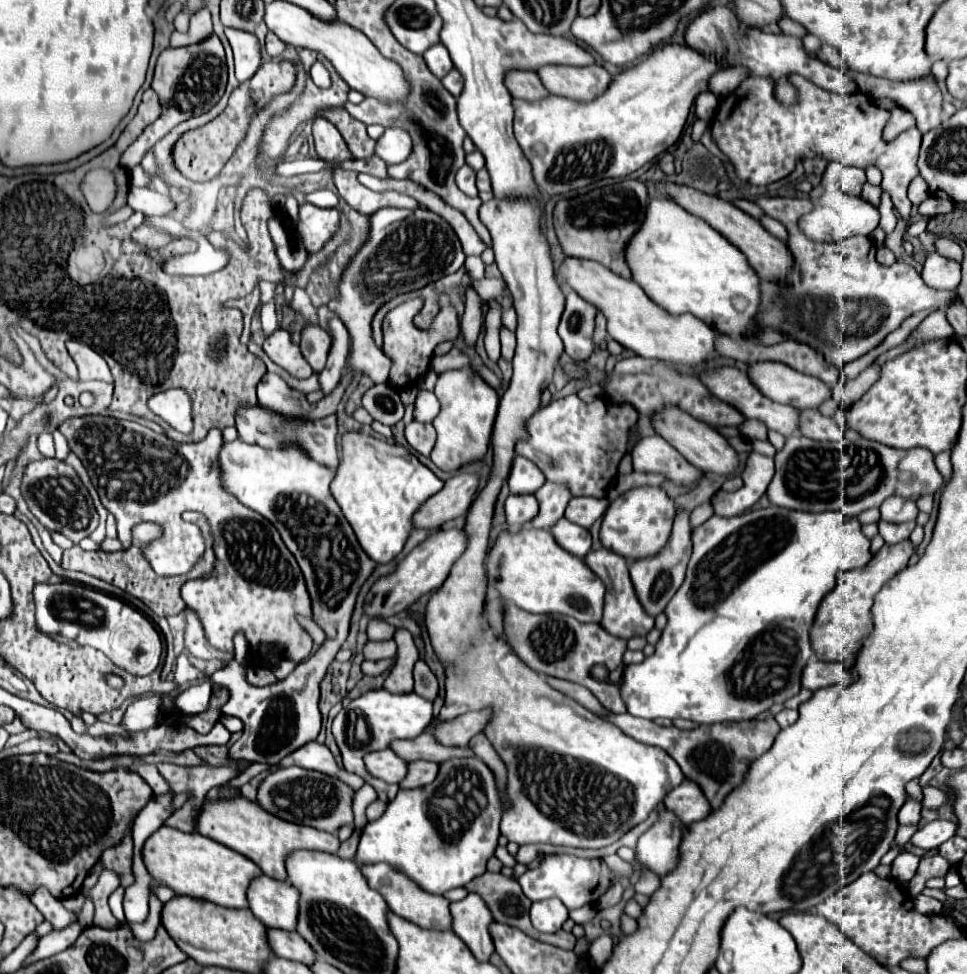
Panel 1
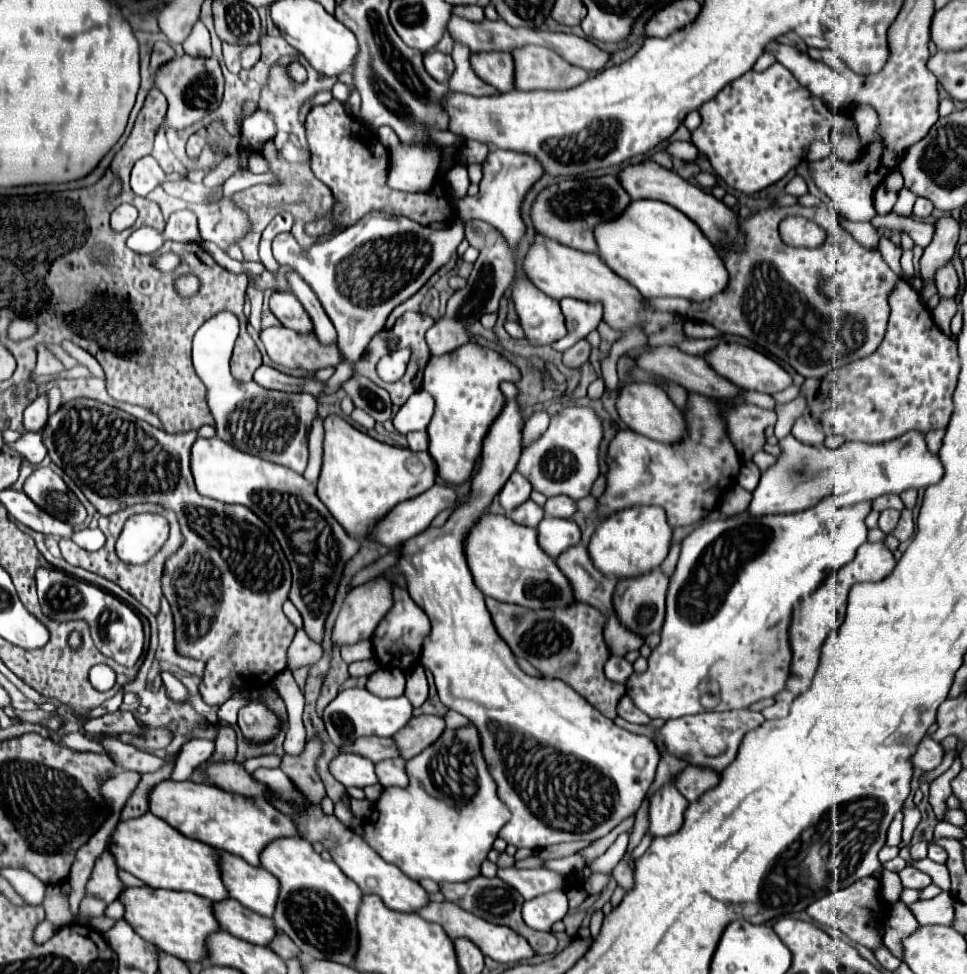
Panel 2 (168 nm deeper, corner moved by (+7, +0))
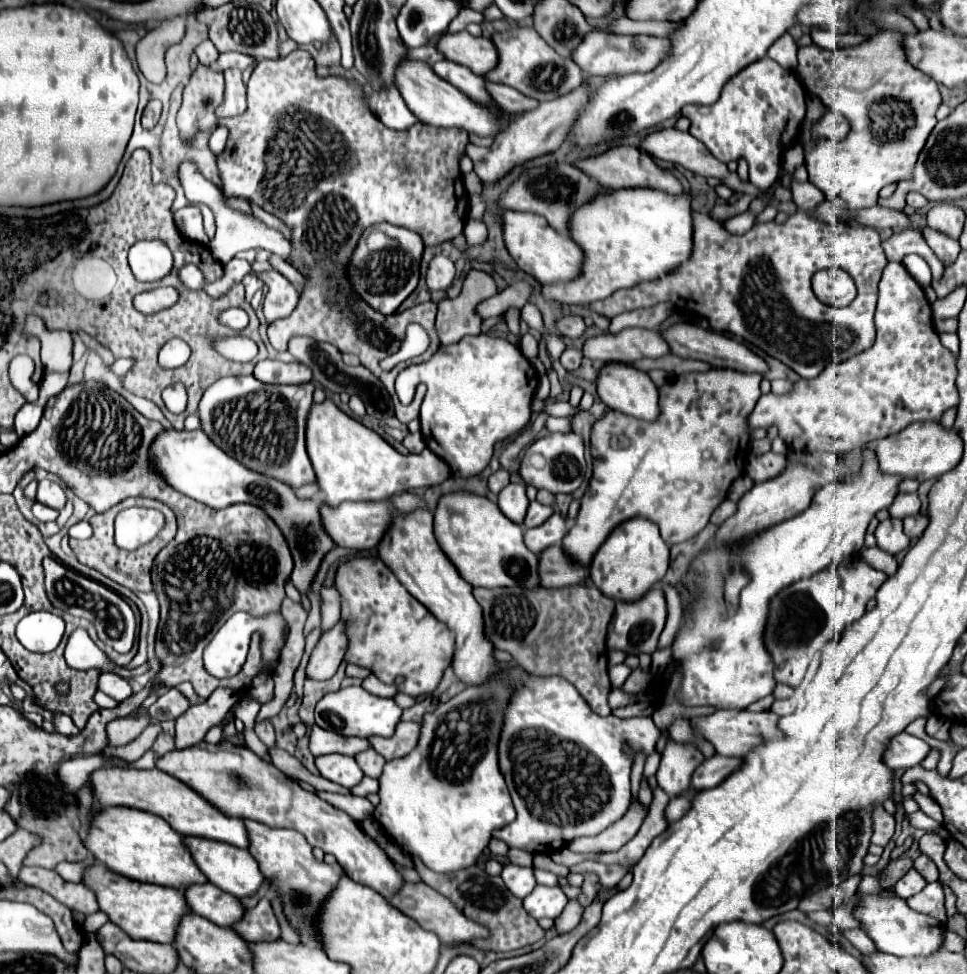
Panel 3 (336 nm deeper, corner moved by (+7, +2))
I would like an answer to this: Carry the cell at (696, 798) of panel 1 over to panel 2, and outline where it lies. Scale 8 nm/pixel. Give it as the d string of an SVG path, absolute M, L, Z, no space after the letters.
M687 767L681 771L675 779L675 787L683 793L683 797L689 803L695 803L697 797L703 795L703 791L709 791L719 783L719 775L711 769L699 769L699 767Z

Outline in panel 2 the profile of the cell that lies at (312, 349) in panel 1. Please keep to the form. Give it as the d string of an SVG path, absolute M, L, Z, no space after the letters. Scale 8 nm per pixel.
M275 291L269 299L269 307L281 325L297 331L299 335L313 333L313 323L295 295L287 291Z

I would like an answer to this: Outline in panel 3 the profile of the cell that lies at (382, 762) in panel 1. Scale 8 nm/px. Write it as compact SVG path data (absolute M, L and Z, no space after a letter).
M321 755L321 757L315 757L315 767L319 769L319 773L325 779L329 779L333 783L339 783L347 789L355 787L363 779L363 771L355 763L355 759L347 757L347 755Z

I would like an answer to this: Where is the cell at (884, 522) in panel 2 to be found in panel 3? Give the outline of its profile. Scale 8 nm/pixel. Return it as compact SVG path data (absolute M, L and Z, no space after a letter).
M899 519L881 521L875 531L875 539L877 539L877 547L883 549L885 553L891 553L891 555L905 551L911 543L911 539L903 533L903 523Z

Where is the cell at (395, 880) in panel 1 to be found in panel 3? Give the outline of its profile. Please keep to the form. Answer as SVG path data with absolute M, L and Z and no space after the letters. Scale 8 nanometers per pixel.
M201 741L191 749L173 749L165 753L155 761L155 767L183 781L187 787L193 787L195 793L205 801L211 801L221 813L229 813L229 817L253 819L269 827L299 831L311 847L319 847L325 853L335 855L343 871L353 881L375 889L385 899L397 893L403 885L403 877L397 873L385 851L363 833L357 821L331 807L315 793L301 789L291 777L281 773L275 765L259 759L247 747L233 745L231 741L219 741L217 745Z

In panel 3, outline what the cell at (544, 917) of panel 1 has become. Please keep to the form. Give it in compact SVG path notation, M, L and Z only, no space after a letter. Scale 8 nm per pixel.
M537 885L525 899L523 899L523 907L527 909L527 913L535 919L541 917L559 917L563 907L567 905L567 897L559 887L545 887L545 885Z

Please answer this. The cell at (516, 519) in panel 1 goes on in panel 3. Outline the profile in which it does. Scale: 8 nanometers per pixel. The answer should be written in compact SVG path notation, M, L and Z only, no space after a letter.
M533 501L533 503L529 505L527 517L525 517L525 527L539 527L539 525L545 523L551 515L553 515L553 507L541 505L539 501Z

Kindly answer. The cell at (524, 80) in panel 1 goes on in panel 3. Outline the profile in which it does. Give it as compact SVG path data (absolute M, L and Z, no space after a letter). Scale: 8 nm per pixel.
M467 31L443 33L435 47L445 59L461 63L477 75L485 75L497 65L497 51L493 43L485 37L473 37Z

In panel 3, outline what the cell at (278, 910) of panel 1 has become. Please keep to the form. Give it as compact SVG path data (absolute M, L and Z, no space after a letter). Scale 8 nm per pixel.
M185 837L185 845L207 881L217 885L221 891L231 893L233 897L249 897L261 887L263 875L247 849L235 849L223 841L203 841L203 837Z

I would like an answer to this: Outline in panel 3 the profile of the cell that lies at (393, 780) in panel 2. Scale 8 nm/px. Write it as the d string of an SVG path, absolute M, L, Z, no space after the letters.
M367 749L363 753L357 753L355 755L355 761L363 769L363 773L367 777L373 777L373 779L377 779L381 775L381 769L385 765L385 759L377 751L373 751L373 749Z

